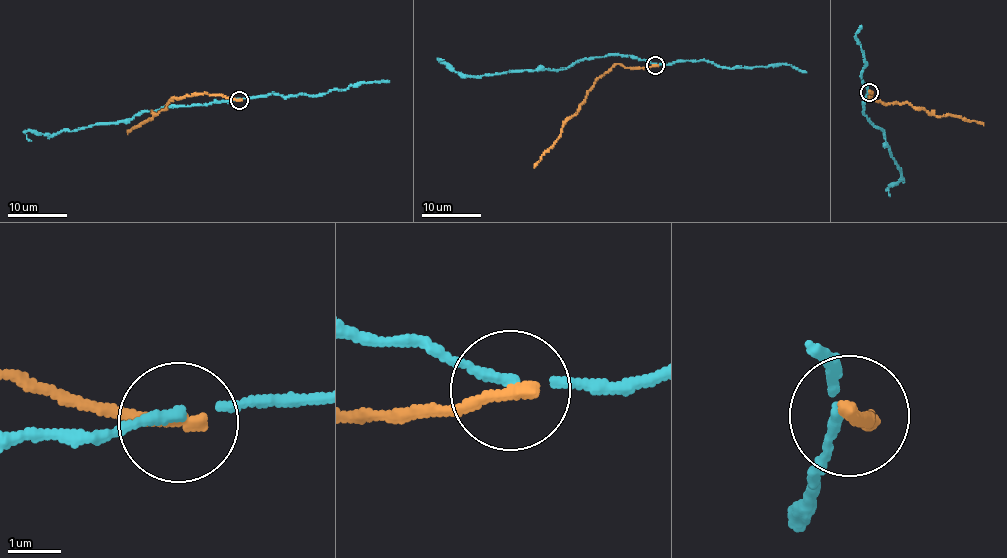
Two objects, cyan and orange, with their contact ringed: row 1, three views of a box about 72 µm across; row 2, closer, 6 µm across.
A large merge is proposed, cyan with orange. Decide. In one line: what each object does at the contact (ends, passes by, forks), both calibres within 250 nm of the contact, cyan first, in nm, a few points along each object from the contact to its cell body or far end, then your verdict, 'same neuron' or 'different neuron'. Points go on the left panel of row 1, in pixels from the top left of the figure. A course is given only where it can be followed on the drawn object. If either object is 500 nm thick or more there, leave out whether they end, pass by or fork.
cyan passes by; orange ends; calibres 150 and 240 nm; course cyan (239, 100), (164, 106), (74, 131), (28, 131), (31, 141); course orange (239, 100), (197, 93), (170, 100), (156, 115), (127, 134); different neuron

